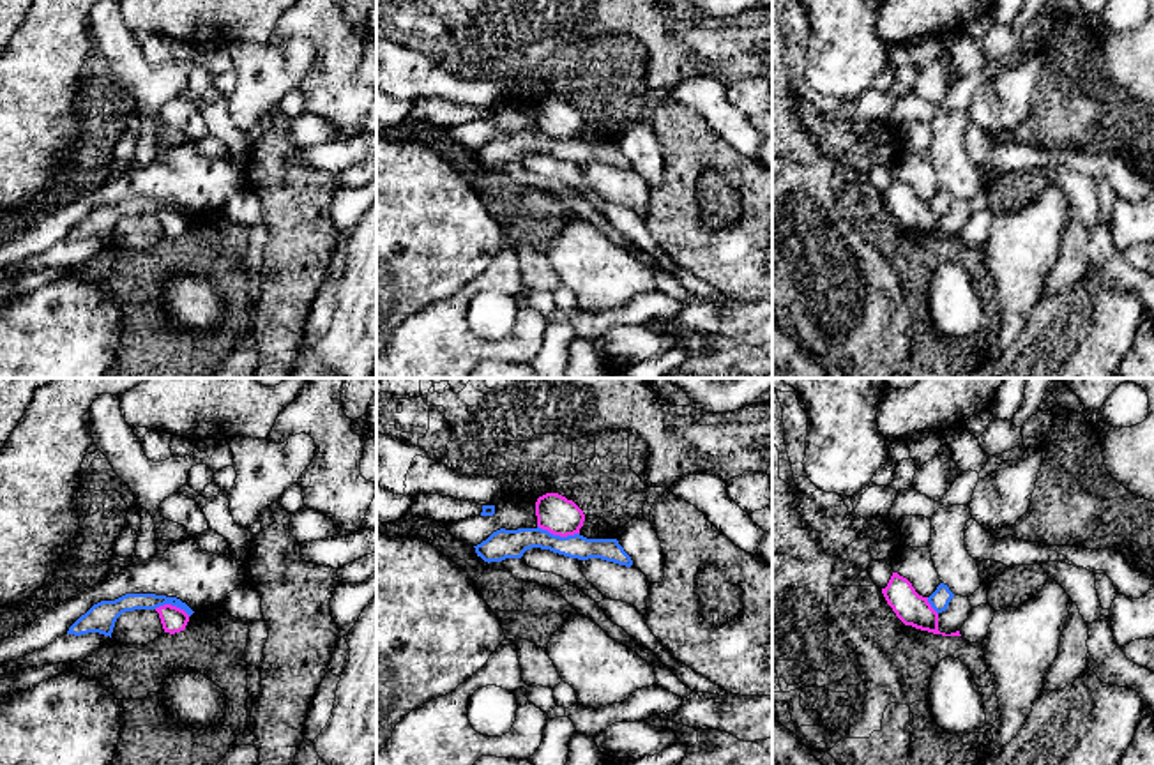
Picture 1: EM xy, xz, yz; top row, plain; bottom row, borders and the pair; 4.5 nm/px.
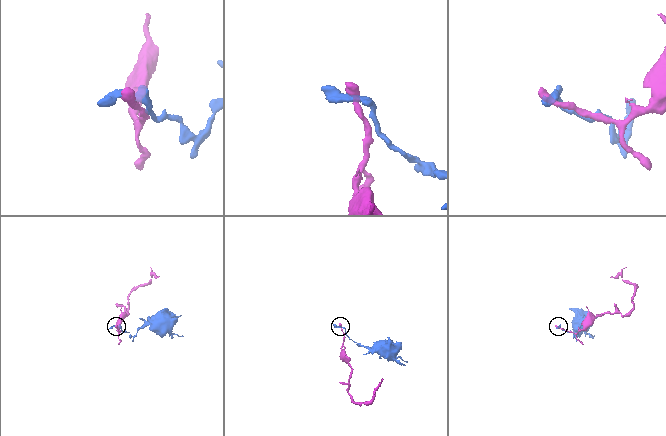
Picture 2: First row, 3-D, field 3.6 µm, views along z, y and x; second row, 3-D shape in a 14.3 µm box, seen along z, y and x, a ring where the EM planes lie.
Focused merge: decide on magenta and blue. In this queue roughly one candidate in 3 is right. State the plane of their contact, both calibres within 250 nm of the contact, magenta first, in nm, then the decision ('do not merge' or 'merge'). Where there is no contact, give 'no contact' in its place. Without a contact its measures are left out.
xz | 170/130 nm | do not merge

